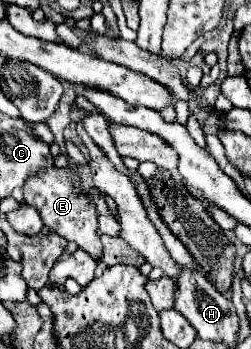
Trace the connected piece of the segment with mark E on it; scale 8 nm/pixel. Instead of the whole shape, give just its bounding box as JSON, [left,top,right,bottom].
[23,166,101,262]

